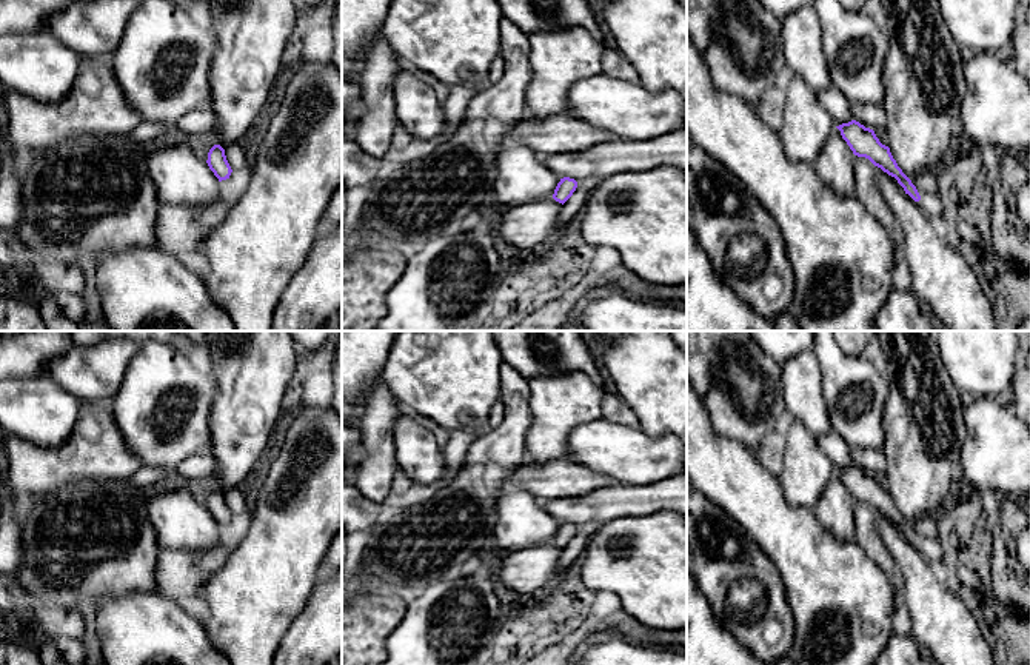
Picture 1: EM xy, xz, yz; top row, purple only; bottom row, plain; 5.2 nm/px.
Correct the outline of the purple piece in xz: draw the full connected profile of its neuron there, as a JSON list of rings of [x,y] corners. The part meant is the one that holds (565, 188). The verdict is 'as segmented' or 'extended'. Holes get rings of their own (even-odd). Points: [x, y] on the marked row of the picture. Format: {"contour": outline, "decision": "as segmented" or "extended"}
{"contour": [[[563,177],[557,183],[553,199],[563,205],[573,195],[576,188],[577,188],[577,182],[574,179]]], "decision": "as segmented"}

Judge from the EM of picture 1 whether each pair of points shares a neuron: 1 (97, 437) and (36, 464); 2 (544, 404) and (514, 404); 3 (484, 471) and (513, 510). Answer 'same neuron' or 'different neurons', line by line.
1: same neuron
2: different neurons
3: different neurons

